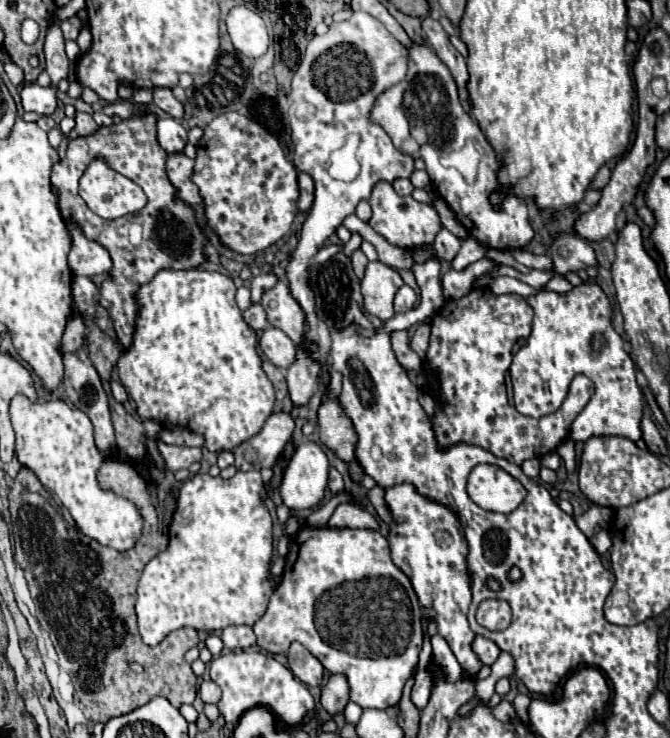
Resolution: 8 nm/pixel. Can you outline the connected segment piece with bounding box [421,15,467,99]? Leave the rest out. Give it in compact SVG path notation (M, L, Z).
M429 15L423 17L421 21L421 29L423 35L427 39L427 43L435 49L437 57L451 69L457 85L459 85L459 95L461 99L467 99L467 91L465 91L465 83L467 83L467 67L465 67L465 59L463 55L451 45L447 33L443 31L443 27L439 25L439 21L431 19Z

